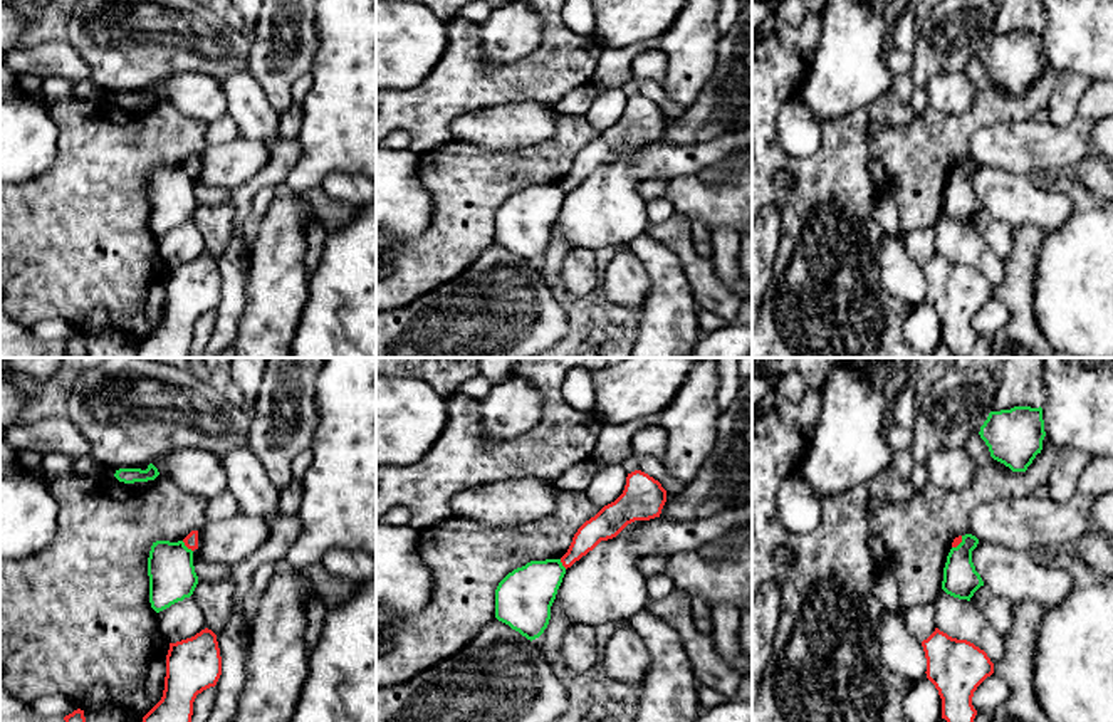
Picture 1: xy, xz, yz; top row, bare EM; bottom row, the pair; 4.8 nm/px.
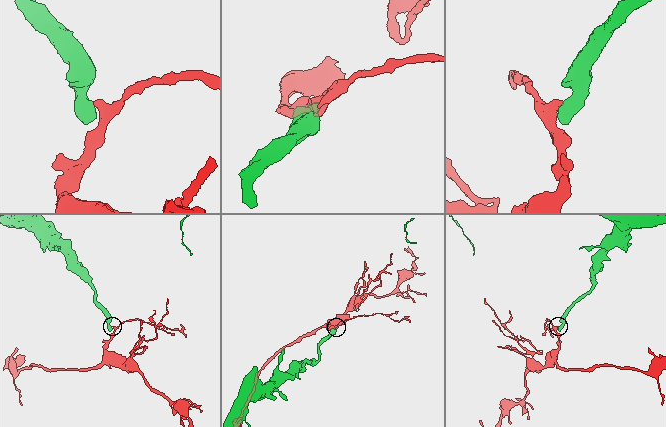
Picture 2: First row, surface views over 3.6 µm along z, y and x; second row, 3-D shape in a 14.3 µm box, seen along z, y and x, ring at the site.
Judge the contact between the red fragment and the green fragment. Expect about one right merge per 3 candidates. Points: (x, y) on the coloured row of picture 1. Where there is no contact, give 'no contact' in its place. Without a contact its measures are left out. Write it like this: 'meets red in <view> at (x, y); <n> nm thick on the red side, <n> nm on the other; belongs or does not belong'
meets red in xy at (187, 546); 70 nm thick on the red side, 220 nm on the other; does not belong

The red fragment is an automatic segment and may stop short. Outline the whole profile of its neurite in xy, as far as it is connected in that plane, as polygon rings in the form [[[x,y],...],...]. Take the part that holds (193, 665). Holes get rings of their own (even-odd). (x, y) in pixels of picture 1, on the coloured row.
[[[212,630],[170,643],[163,697],[143,722],[191,722],[196,695],[215,687],[220,675],[222,657]]]

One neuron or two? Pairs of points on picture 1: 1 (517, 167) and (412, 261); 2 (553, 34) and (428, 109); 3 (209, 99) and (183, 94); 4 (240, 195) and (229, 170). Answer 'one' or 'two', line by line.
1: one
2: one
3: one
4: two

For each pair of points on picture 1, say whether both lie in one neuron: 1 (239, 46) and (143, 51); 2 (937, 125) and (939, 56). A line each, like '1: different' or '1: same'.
1: same
2: different

